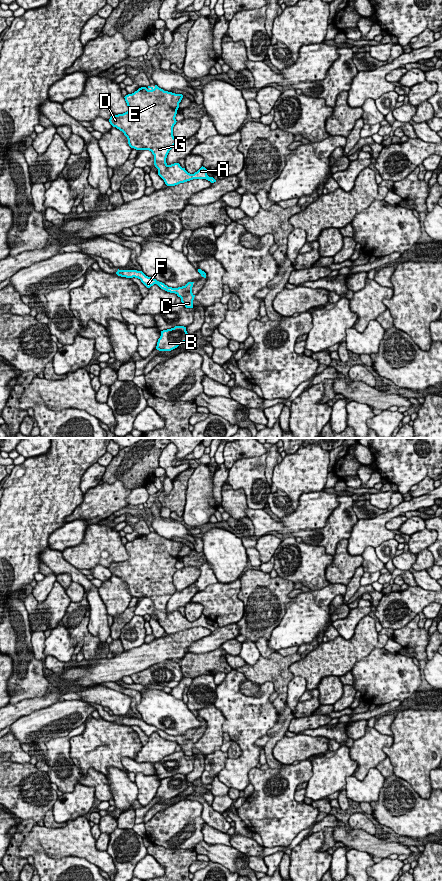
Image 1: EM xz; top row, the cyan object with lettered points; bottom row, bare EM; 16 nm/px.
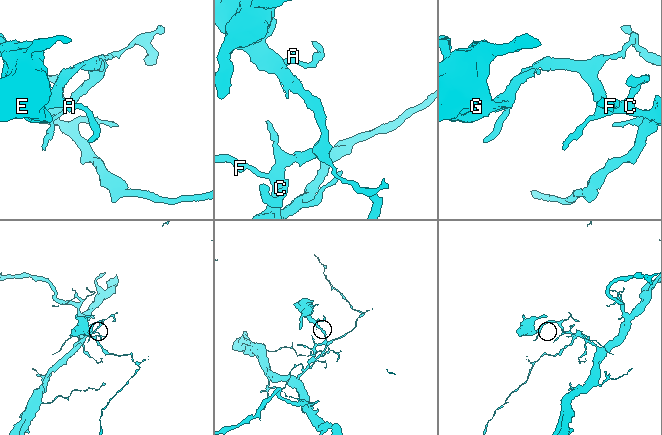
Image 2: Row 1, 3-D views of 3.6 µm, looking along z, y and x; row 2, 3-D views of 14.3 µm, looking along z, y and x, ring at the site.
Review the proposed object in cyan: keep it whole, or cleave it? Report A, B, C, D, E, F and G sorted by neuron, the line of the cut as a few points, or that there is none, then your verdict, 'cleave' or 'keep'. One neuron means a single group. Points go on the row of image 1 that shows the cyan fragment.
A B C D E F G | no cut | keep

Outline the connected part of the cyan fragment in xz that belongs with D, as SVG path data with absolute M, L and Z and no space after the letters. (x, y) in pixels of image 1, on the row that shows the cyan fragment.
M141 87L125 97L129 110L123 114L111 115L109 122L124 133L128 144L136 150L149 150L154 155L158 175L167 186L175 186L193 179L216 182L201 167L194 174L188 173L179 163L168 165L166 158L176 144L173 127L183 95L155 87Z

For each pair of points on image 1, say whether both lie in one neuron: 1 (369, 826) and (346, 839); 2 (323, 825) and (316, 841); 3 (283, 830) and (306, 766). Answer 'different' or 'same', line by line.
1: different
2: different
3: same

